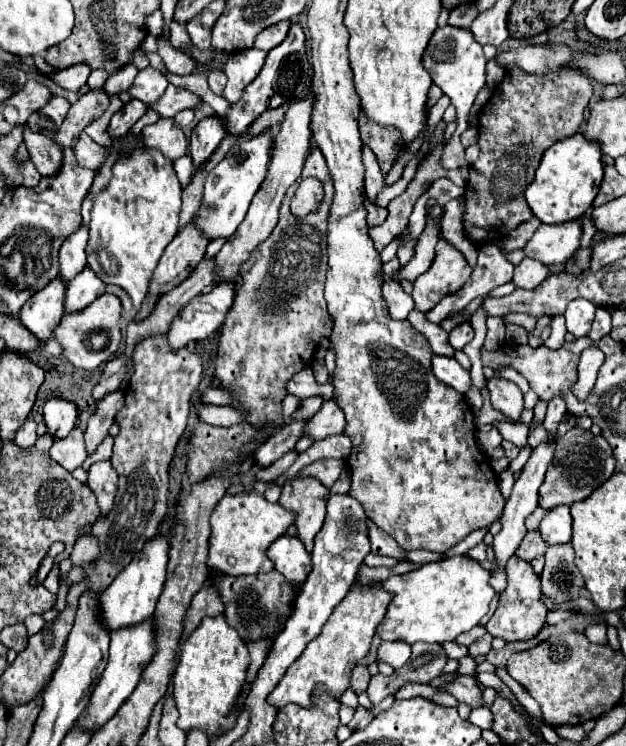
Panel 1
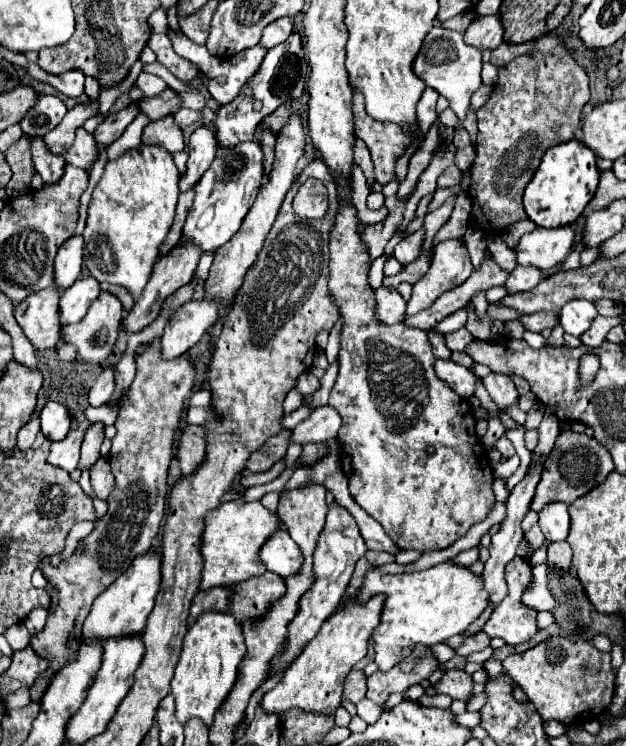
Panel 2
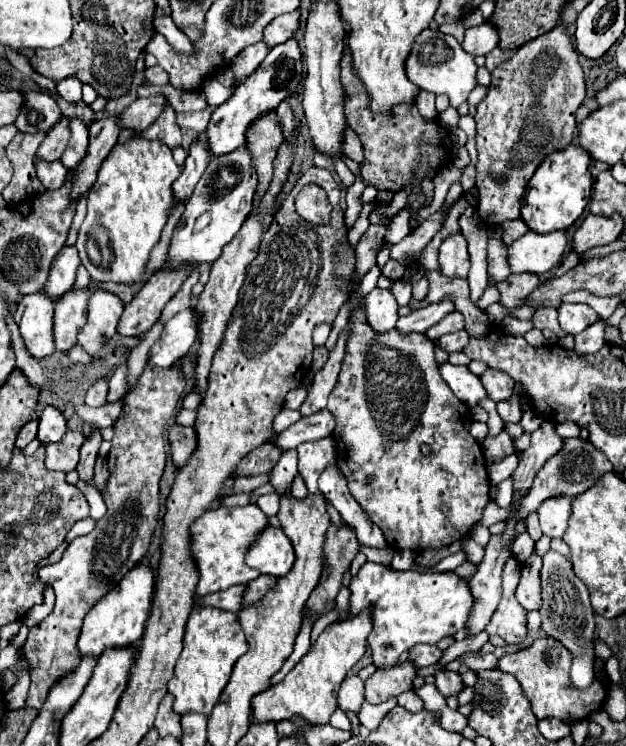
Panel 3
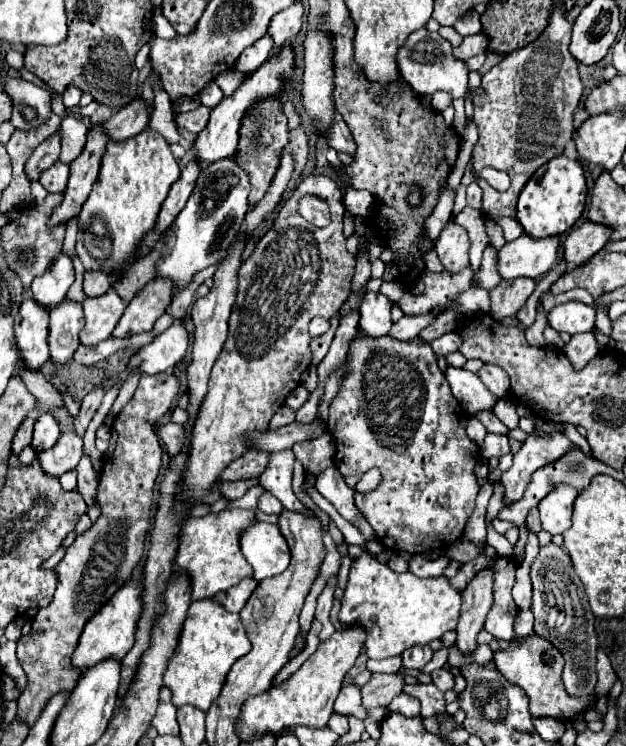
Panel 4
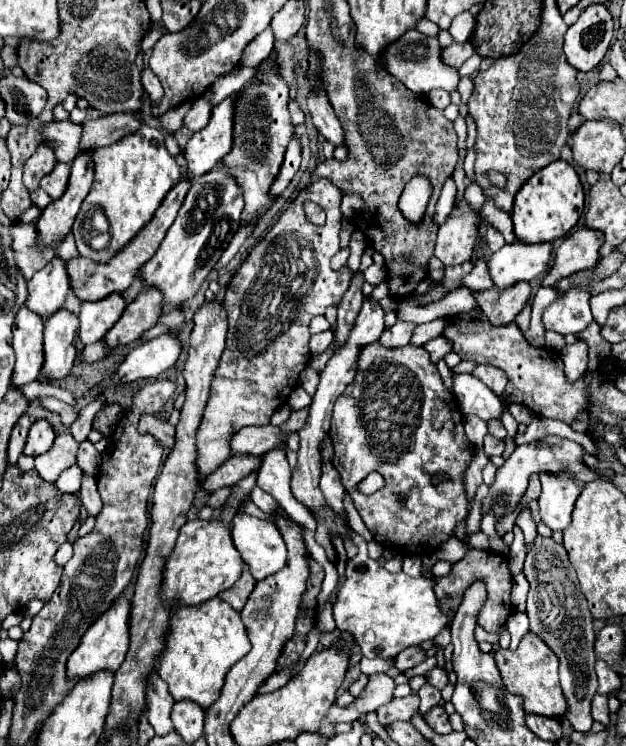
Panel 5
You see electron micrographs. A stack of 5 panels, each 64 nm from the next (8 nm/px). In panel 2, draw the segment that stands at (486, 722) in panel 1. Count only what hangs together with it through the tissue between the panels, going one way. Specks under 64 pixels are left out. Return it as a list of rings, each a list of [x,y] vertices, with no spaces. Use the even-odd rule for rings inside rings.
[[[462,712],[462,714],[454,714],[454,720],[460,726],[472,728],[472,726],[478,726],[480,724],[480,714],[478,712]]]

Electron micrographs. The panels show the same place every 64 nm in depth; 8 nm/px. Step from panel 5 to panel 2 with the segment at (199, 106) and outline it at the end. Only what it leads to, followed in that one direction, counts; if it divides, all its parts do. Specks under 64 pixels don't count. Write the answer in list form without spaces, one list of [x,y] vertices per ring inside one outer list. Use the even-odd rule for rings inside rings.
[[[180,108],[180,110],[174,114],[174,118],[176,118],[176,124],[178,124],[180,128],[186,128],[186,126],[190,126],[190,124],[200,122],[200,120],[202,120],[202,114],[200,114],[200,112],[196,112],[196,110]]]

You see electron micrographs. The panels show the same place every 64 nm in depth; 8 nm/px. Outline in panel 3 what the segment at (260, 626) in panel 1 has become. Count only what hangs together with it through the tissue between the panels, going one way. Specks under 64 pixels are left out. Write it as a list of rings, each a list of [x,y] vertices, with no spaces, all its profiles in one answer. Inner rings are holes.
[[[258,576],[256,580],[252,580],[248,586],[246,586],[246,592],[244,592],[244,602],[242,604],[254,604],[258,602],[270,586],[274,586],[276,578],[274,576]]]

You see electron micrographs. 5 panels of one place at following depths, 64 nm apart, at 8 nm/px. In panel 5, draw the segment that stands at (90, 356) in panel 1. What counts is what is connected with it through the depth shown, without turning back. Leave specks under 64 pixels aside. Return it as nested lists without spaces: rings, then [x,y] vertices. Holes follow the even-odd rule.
[[[110,294],[100,302],[84,302],[80,312],[80,340],[84,344],[94,344],[104,338],[104,334],[118,322],[126,308],[122,294]]]

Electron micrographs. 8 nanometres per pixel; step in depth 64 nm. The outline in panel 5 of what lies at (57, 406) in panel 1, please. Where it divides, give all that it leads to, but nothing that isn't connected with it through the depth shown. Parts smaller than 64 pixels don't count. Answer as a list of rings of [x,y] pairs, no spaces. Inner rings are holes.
[[[38,420],[32,424],[30,428],[30,434],[28,434],[28,440],[26,440],[26,446],[24,446],[24,454],[26,456],[38,456],[38,454],[44,454],[52,442],[54,442],[54,432],[52,432],[52,426],[46,422],[46,420]]]

